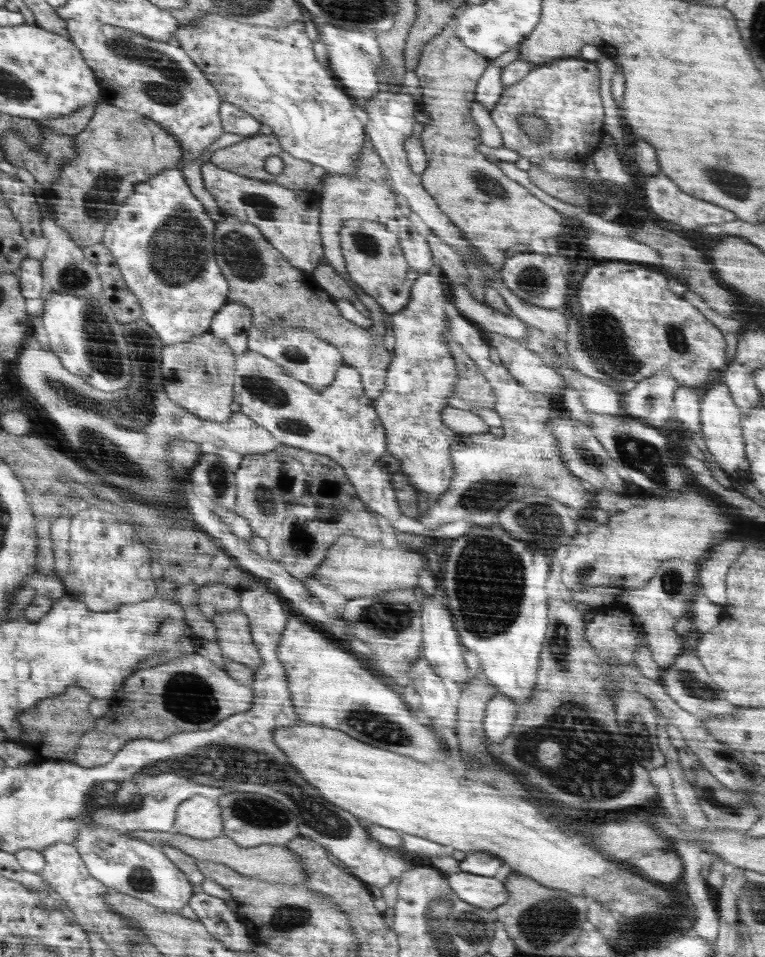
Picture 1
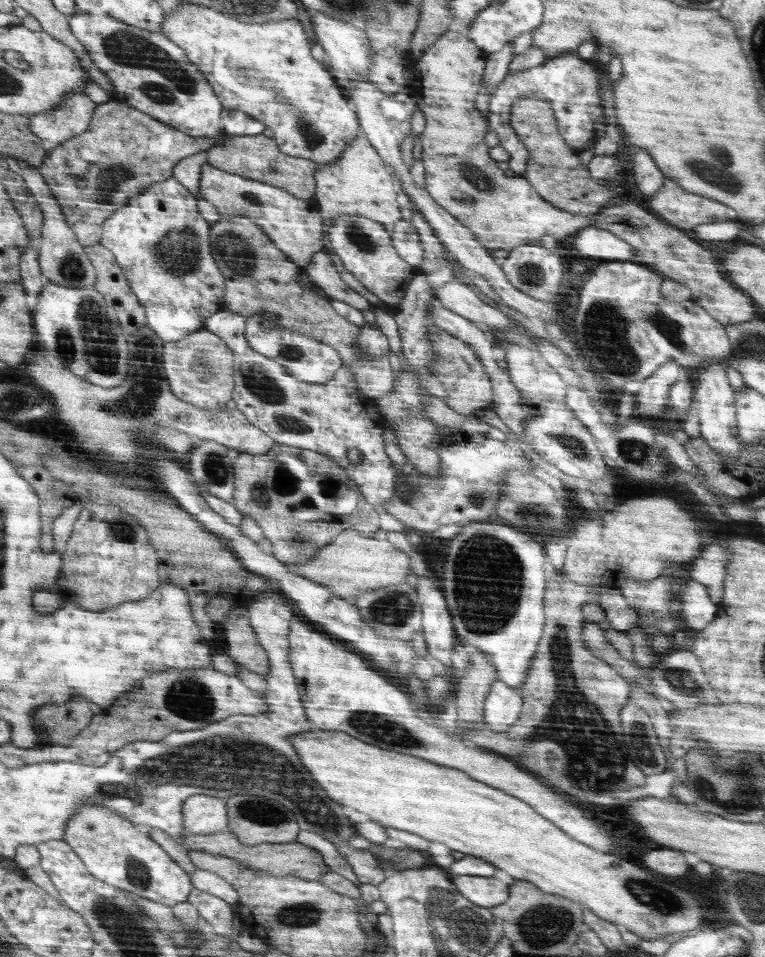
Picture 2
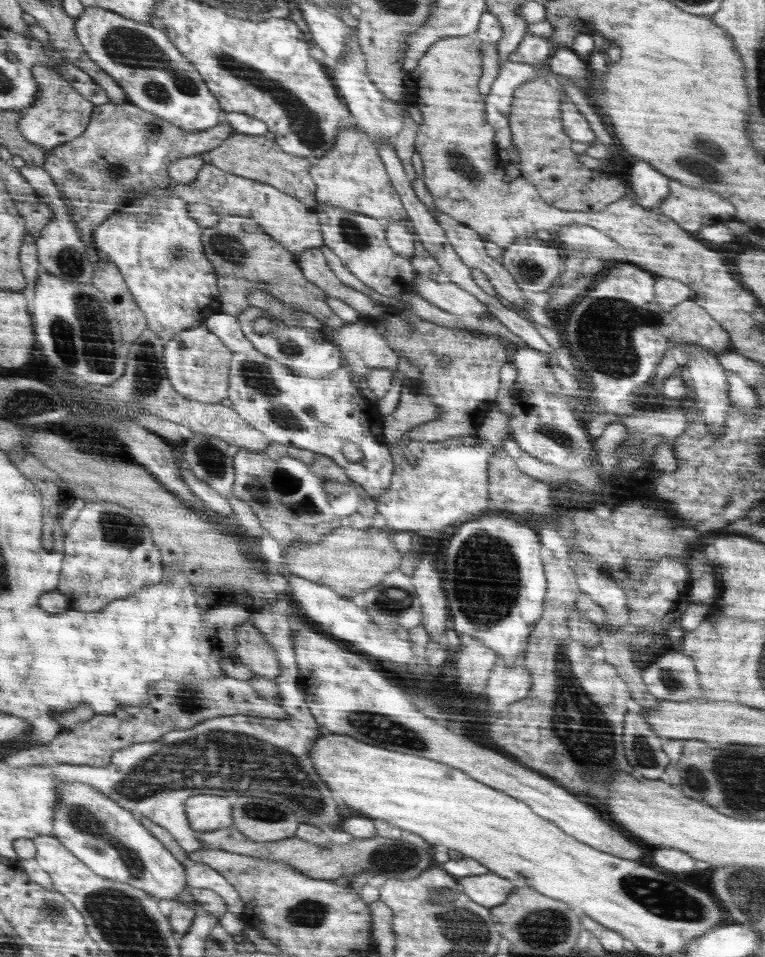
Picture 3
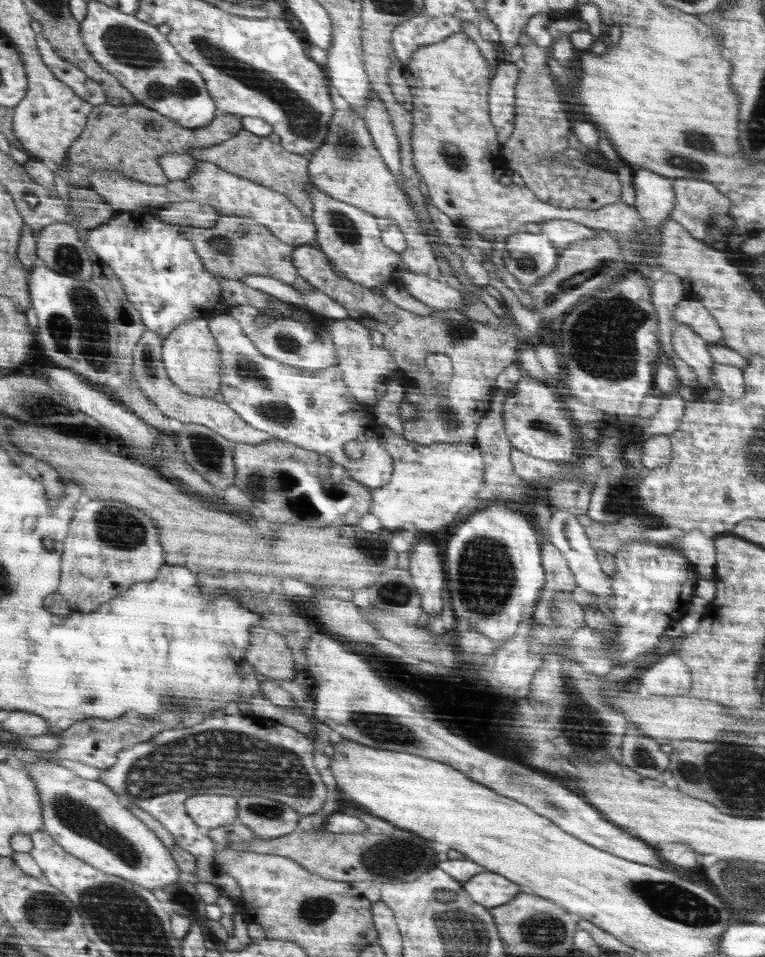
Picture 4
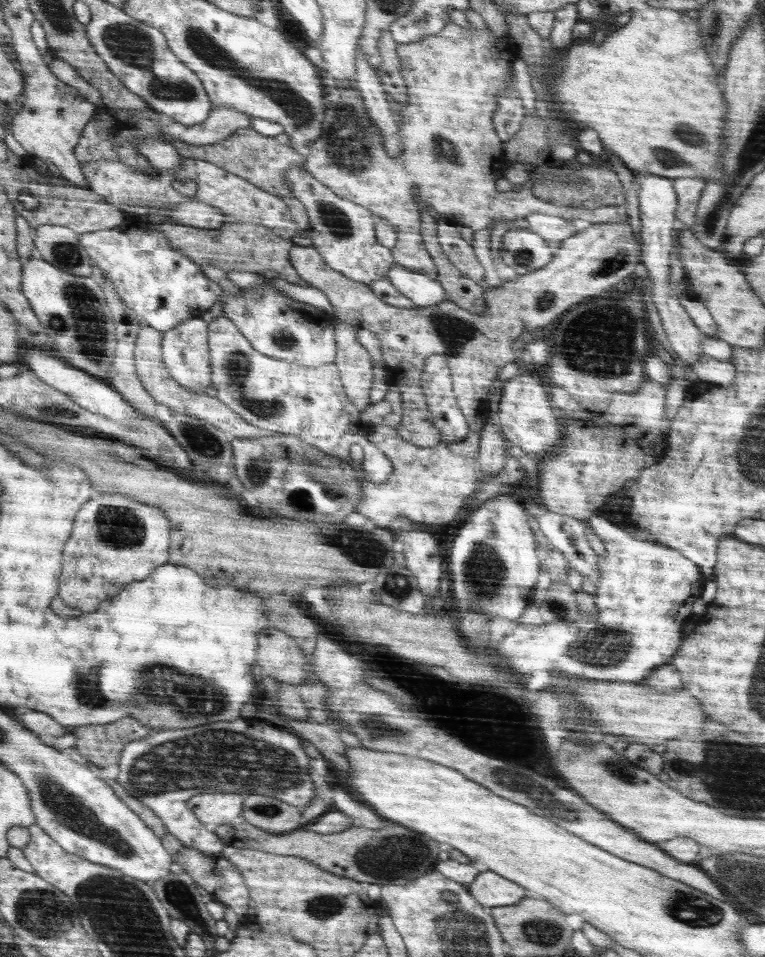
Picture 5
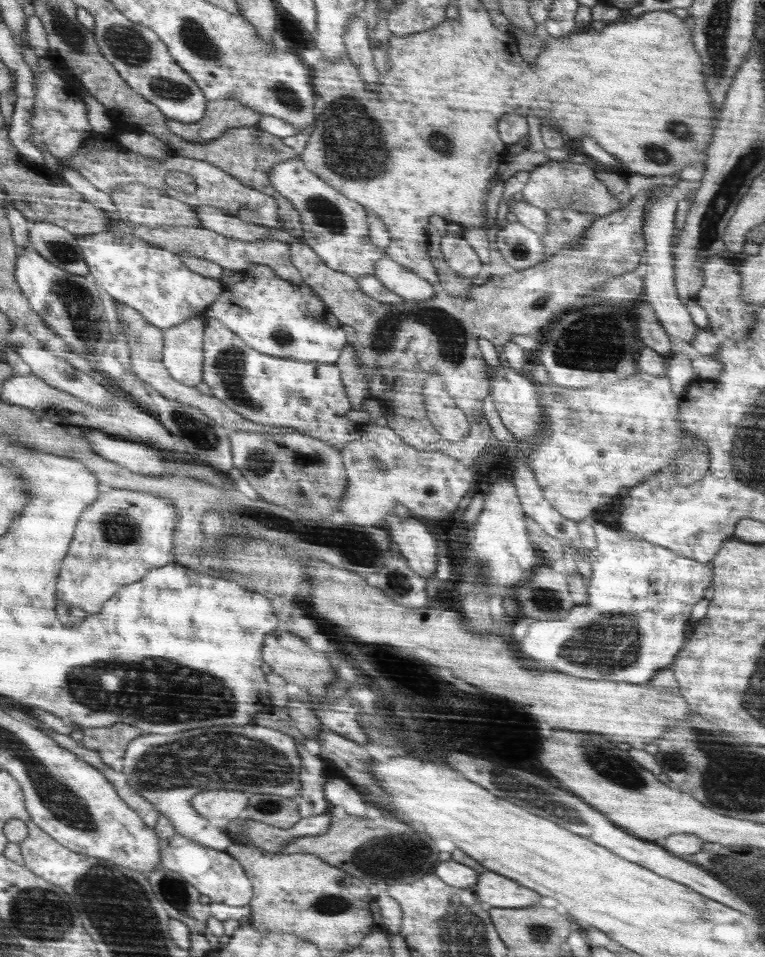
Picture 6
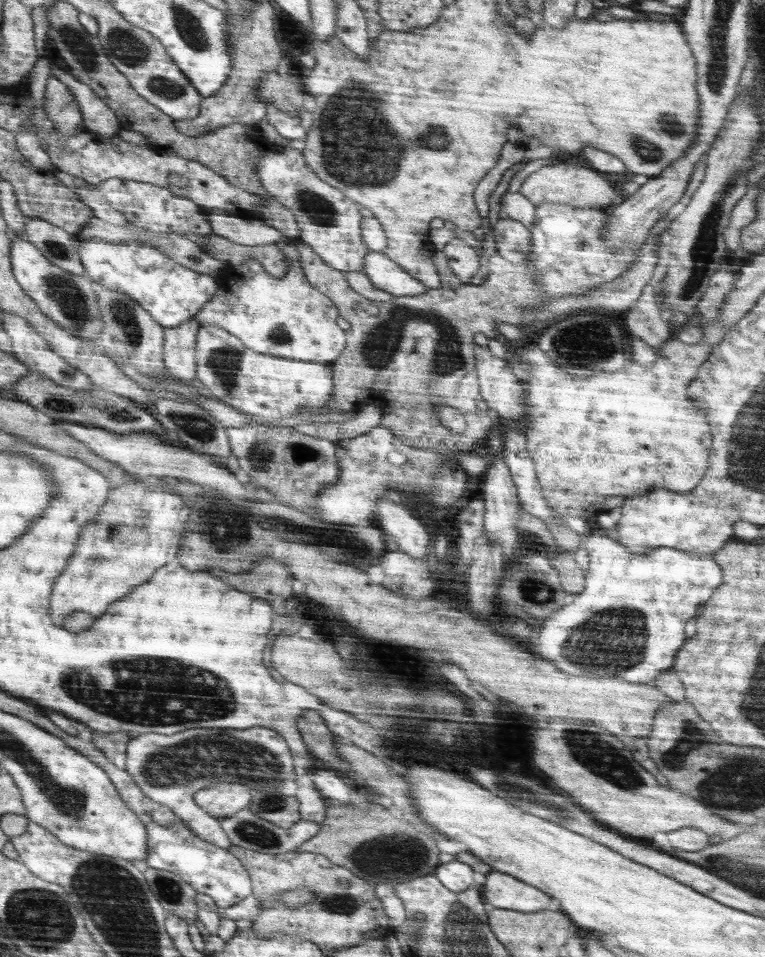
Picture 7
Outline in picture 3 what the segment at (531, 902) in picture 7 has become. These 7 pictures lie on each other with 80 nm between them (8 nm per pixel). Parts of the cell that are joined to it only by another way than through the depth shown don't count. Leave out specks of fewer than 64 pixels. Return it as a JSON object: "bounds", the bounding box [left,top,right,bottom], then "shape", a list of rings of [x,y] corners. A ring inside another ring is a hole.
{"bounds":[458,872,515,909],"shape":[[[494,872],[462,877],[458,881],[473,900],[489,909],[502,905],[515,890],[510,879]]]}

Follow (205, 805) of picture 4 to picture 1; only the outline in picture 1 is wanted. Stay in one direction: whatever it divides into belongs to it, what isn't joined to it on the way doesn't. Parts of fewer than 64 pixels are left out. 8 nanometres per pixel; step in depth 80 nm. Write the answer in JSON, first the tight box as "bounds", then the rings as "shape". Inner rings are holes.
{"bounds":[172,795,224,840],"shape":[[[197,795],[178,806],[172,832],[208,840],[223,836],[224,829],[222,810],[214,799]]]}

